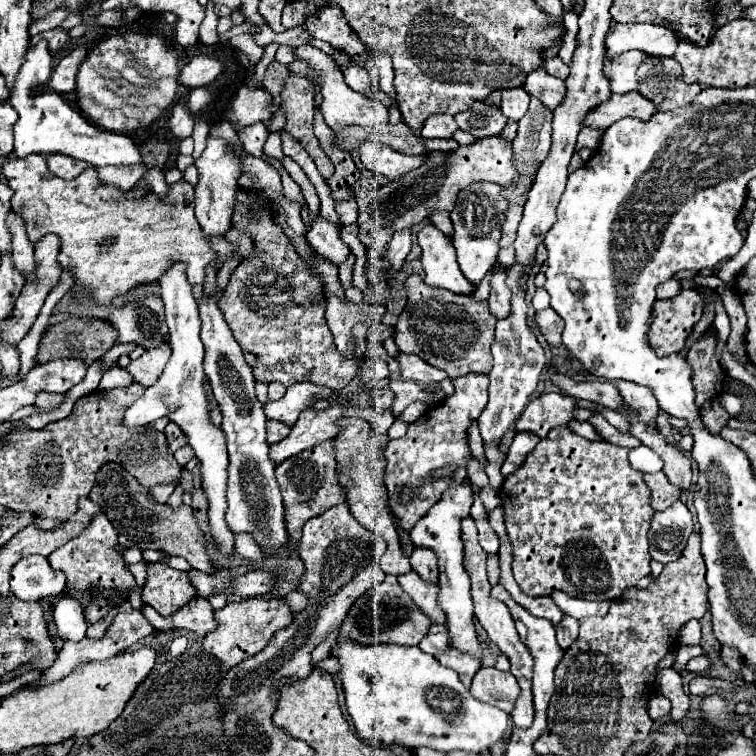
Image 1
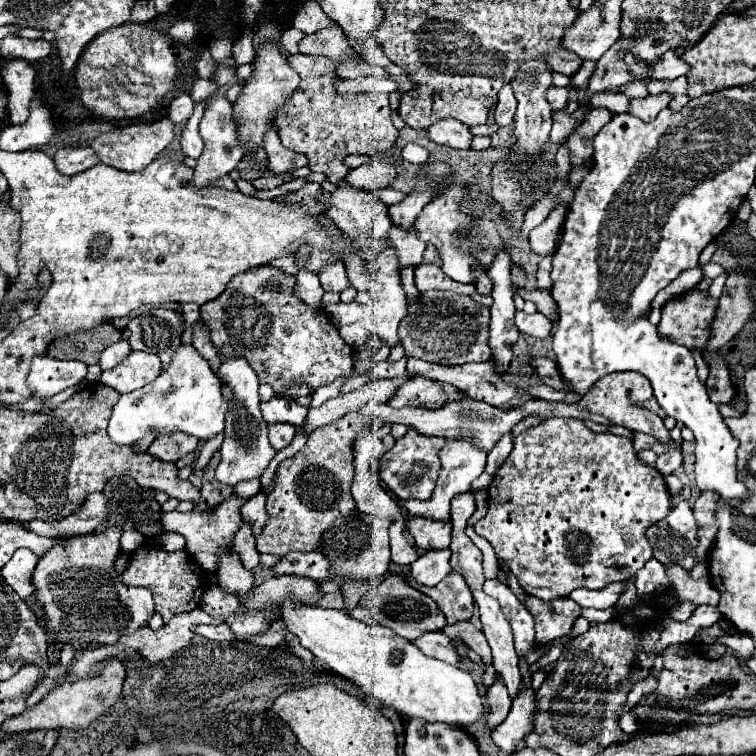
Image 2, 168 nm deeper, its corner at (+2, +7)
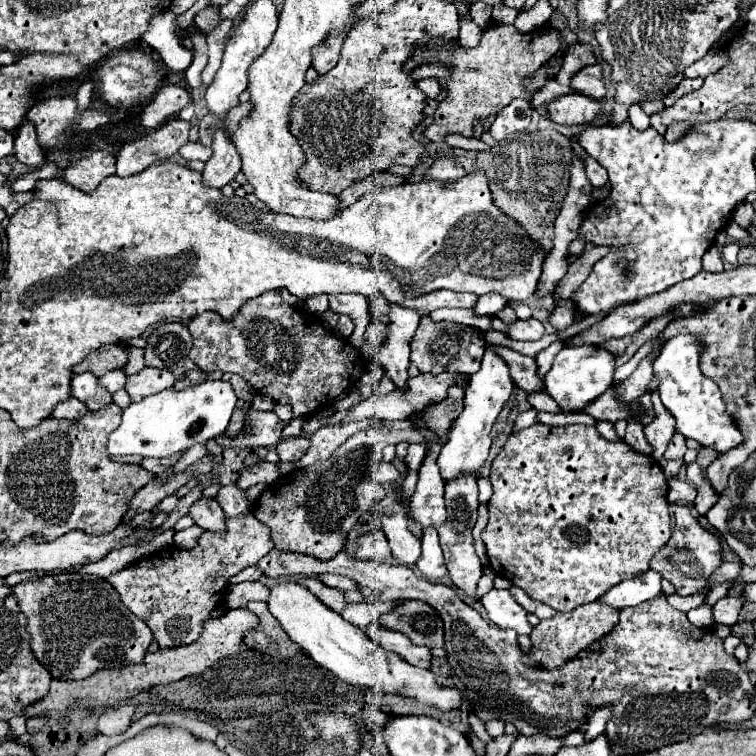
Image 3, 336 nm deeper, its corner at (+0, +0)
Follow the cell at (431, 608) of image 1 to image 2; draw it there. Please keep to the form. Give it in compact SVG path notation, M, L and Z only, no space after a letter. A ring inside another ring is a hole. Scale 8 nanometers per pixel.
M449 549L425 551L417 561L413 561L409 565L409 577L413 577L421 585L433 587L439 581L443 581L447 577L447 573L451 573L449 557L451 557Z

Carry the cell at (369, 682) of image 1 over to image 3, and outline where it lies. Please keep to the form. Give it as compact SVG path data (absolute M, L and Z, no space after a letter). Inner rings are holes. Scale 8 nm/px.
M279 582L271 586L267 606L291 636L291 640L297 642L303 652L307 652L319 666L327 668L337 678L355 686L371 686L383 692L403 694L417 700L417 704L421 706L437 708L441 712L457 710L463 704L463 694L459 690L439 686L429 670L413 668L411 664L405 664L405 660L393 656L393 652L385 652L383 648L373 644L369 636L365 636L365 630L353 626L341 614L327 608L305 586L297 582Z

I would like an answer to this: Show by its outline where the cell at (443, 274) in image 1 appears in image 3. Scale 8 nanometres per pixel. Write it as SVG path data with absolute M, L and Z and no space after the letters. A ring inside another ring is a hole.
M437 290L437 292L431 292L429 296L405 300L403 306L415 308L415 310L431 312L431 310L437 310L437 308L473 308L475 302L477 302L477 296L471 294L471 292Z

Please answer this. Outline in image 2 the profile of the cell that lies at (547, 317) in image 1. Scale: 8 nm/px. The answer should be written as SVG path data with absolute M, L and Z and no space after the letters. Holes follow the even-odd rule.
M517 311L515 313L515 325L517 325L517 329L521 333L531 335L531 337L539 337L539 339L545 339L551 333L551 321L549 321L549 317L545 317L539 311L533 313L533 315L527 315L525 311Z

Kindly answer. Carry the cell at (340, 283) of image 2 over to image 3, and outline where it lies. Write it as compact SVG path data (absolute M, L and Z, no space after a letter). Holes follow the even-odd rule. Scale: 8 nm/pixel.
M361 294L329 296L329 308L337 314L347 314L353 320L355 330L353 330L349 342L355 348L359 348L365 342L365 328L371 322L371 314L367 312L367 298Z

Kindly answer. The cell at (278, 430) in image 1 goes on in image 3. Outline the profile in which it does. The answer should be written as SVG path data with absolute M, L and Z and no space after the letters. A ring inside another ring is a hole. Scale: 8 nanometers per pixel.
M299 436L293 440L281 440L281 444L277 444L275 450L277 450L281 462L297 462L307 452L307 448L309 448L309 438Z

